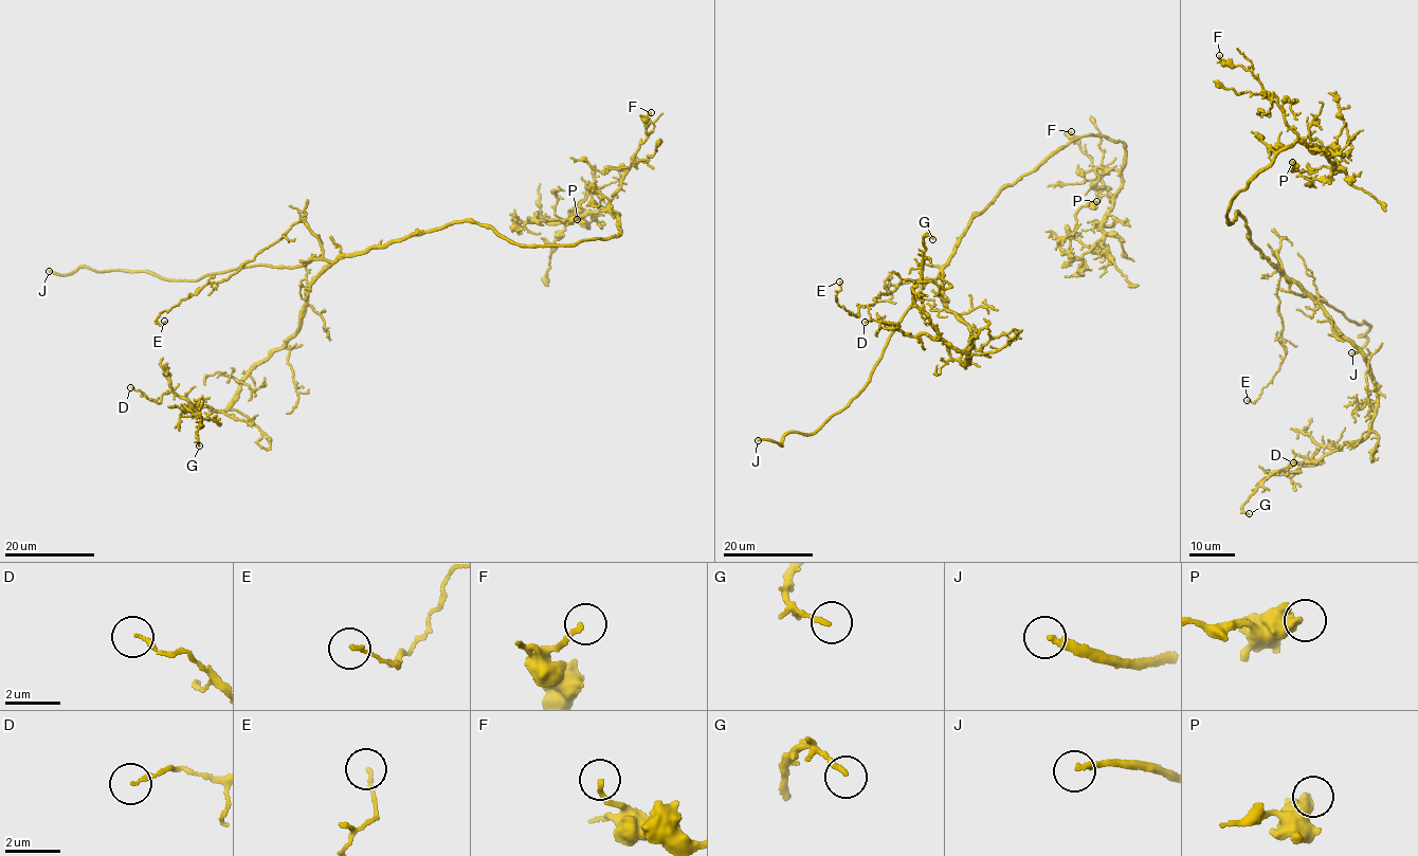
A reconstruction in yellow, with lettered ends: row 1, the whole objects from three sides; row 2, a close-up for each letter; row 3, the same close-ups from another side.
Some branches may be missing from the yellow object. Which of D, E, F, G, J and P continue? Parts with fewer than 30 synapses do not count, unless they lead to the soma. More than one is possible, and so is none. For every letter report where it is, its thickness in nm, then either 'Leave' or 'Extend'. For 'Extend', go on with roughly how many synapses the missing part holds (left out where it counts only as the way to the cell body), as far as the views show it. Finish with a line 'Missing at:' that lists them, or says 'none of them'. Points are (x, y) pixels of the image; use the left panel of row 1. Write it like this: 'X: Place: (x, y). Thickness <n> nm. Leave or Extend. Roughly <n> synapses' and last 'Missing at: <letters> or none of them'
D: Place: (130, 387). Thickness 130 nm. Leave
E: Place: (164, 321). Thickness 110 nm. Leave
F: Place: (651, 112). Thickness 170 nm. Leave
G: Place: (199, 445). Thickness 160 nm. Leave
J: Place: (49, 271). Thickness 200 nm. Extend
P: Place: (577, 219). Thickness 550 nm. Leave
Missing at: J

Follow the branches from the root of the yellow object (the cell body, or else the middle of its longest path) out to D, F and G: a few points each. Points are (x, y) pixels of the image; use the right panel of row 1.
D: (1253, 246), (1362, 350), (1376, 390), (1376, 415), (1363, 439), (1320, 447), (1308, 466), (1293, 462)
F: (1253, 246), (1239, 211), (1231, 223), (1226, 212), (1251, 178), (1296, 135), (1276, 98), (1251, 72), (1219, 55)
G: (1253, 246), (1362, 350), (1378, 406), (1363, 439), (1277, 470), (1243, 504), (1249, 513)

